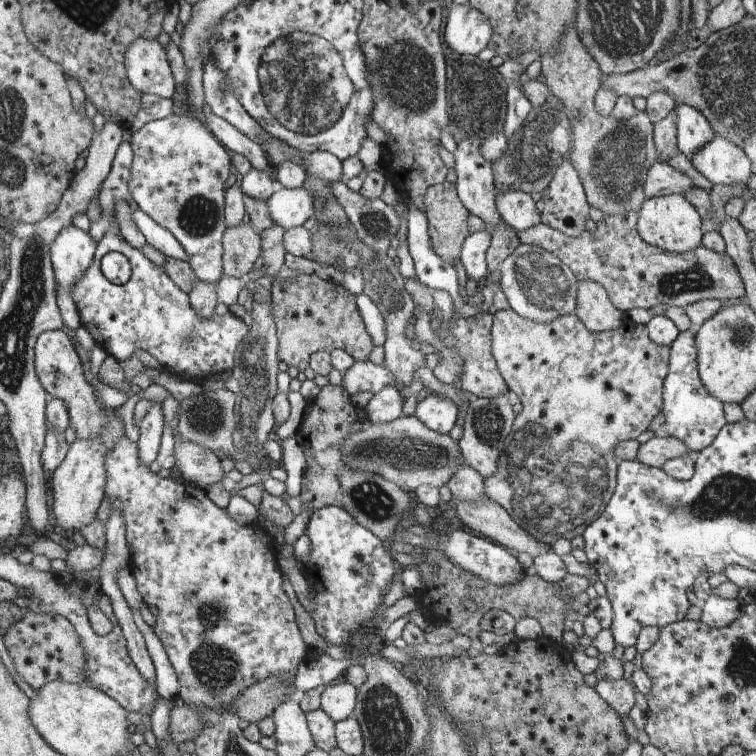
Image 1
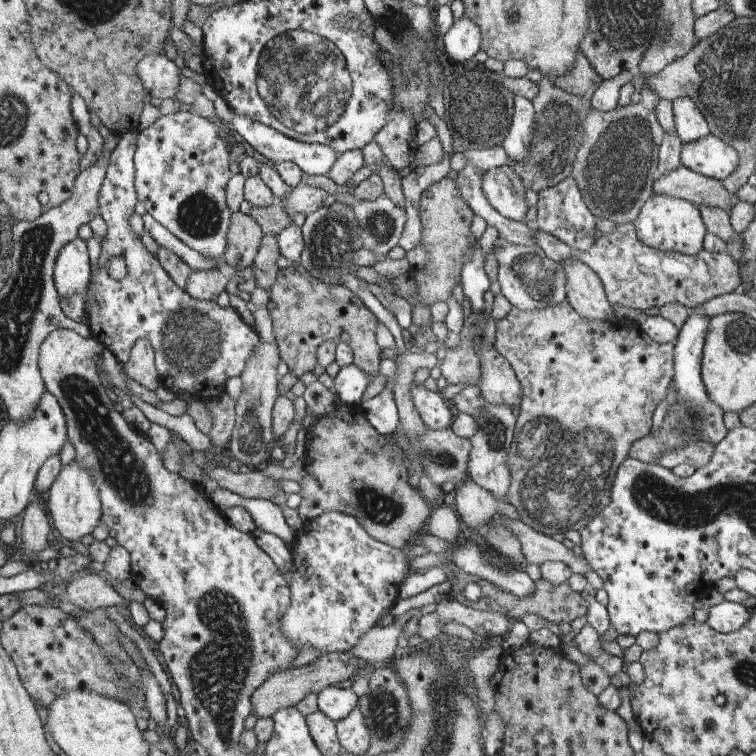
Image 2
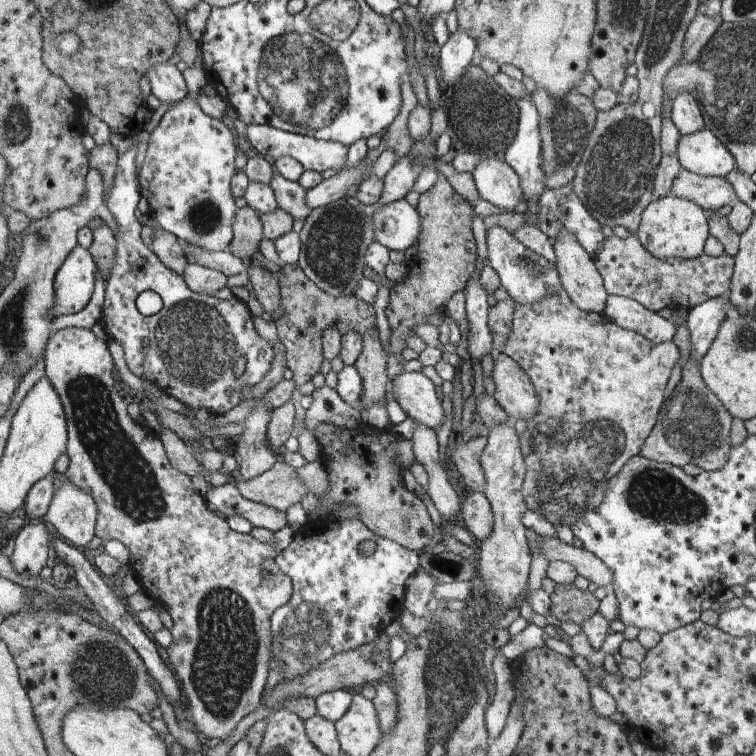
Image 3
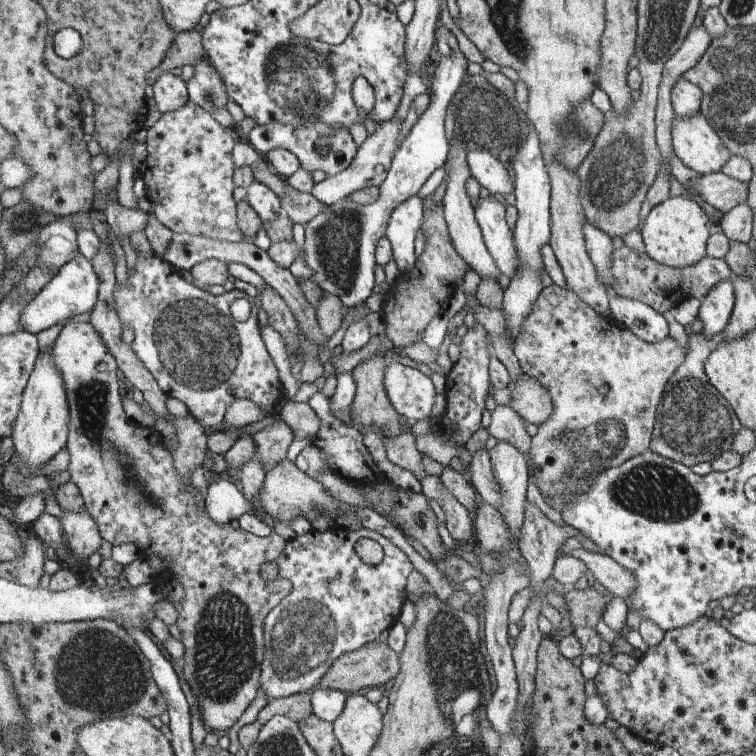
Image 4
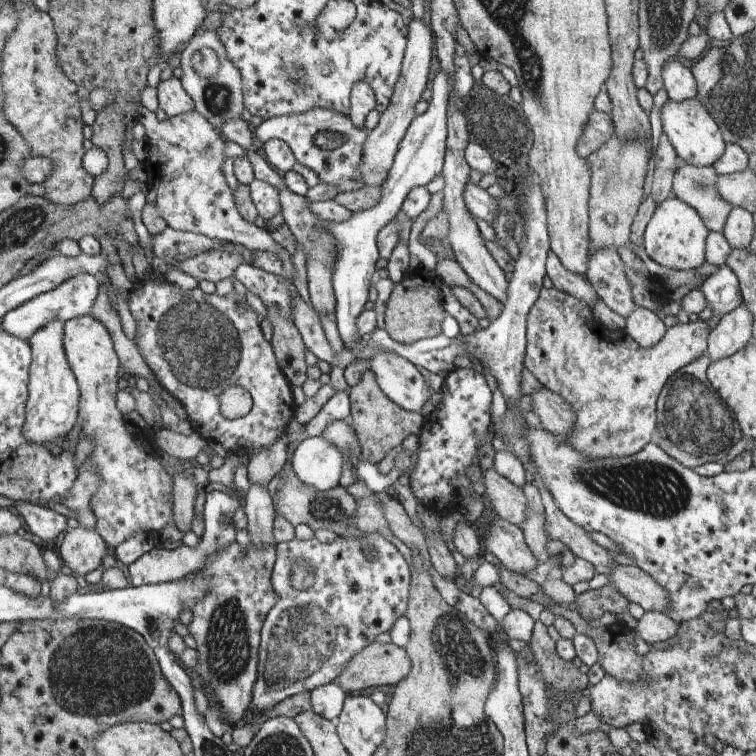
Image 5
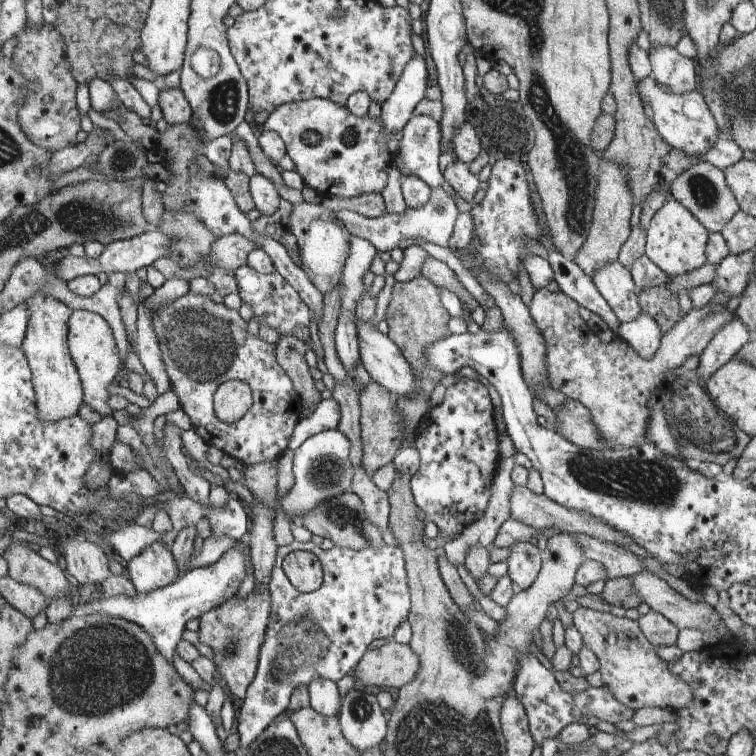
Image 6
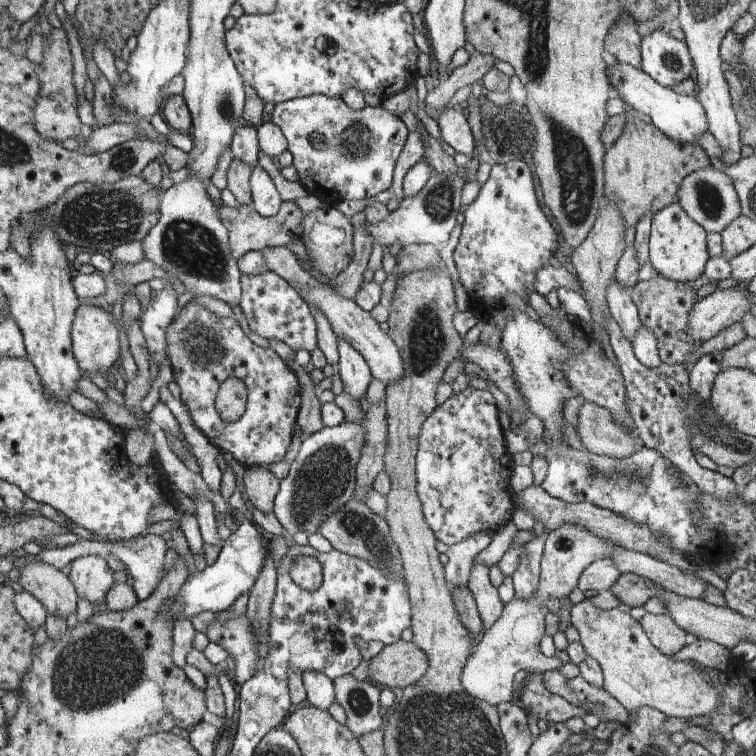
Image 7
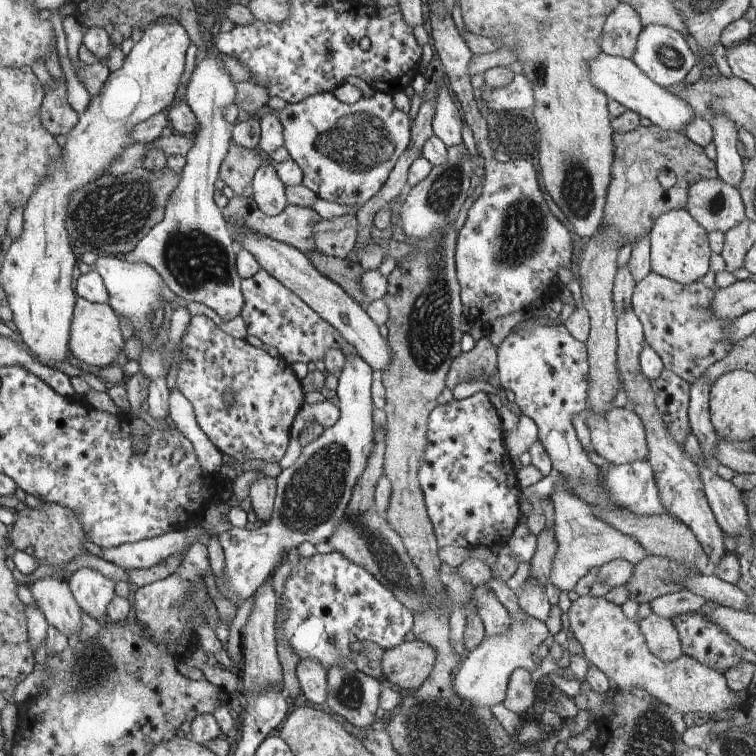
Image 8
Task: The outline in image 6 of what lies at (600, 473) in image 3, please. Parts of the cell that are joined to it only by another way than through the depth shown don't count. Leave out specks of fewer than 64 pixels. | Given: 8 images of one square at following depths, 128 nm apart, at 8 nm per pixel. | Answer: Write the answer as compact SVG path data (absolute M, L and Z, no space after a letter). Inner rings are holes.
M547 289L536 290L529 306L529 314L544 340L549 386L565 394L569 399L580 402L591 412L591 420L601 437L600 442L605 443L606 449L632 449L639 446L638 438L644 438L648 434L653 407L658 402L659 390L663 383L666 383L665 379L672 377L671 371L683 369L683 362L690 356L700 357L710 345L715 333L735 316L724 304L709 303L700 309L694 307L669 332L663 334L658 351L650 359L646 359L626 342L620 344L620 340L615 339L611 342L602 342L580 318L578 303L562 291L554 293Z

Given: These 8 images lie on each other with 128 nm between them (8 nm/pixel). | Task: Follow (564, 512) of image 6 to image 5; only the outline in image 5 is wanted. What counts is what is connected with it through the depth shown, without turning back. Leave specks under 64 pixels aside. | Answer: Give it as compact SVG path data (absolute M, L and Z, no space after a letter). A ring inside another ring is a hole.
M493 469L483 472L486 494L492 504L494 517L521 527L526 522L527 500L523 488L516 488Z

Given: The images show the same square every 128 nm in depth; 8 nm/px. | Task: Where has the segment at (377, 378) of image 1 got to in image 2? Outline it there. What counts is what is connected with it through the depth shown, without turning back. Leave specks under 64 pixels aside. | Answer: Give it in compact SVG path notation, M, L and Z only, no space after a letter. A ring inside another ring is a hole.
M349 365L342 367L334 379L337 398L350 407L357 407L371 383L371 377L358 366Z

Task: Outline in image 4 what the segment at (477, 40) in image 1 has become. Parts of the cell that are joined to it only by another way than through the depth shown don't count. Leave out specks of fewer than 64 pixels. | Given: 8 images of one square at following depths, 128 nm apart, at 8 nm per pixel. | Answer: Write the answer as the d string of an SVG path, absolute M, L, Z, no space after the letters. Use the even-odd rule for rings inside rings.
M460 50L454 51L452 55L442 56L430 82L430 106L399 146L387 178L379 187L379 198L373 204L360 206L352 199L343 199L334 205L328 205L321 214L306 224L304 260L312 271L311 280L322 291L336 296L342 306L355 308L365 304L374 288L374 248L385 237L391 215L408 198L415 197L420 192L435 170L445 167L450 153L444 128L447 107L467 74L468 64L468 58Z

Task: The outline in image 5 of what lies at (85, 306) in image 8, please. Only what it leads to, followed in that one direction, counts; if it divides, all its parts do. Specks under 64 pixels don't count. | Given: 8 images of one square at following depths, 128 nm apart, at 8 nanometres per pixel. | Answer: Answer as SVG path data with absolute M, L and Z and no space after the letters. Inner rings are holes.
M90 314L68 320L63 332L63 348L67 362L79 384L79 415L76 423L82 431L80 439L84 436L94 439L94 448L86 460L88 465L97 469L100 478L98 489L89 503L96 520L95 530L112 550L139 533L155 538L167 524L173 524L174 521L173 500L170 500L169 496L173 492L173 478L162 466L160 458L148 450L150 444L146 440L140 440L126 428L124 416L116 408L118 370L121 370L121 366L118 366L114 340L107 328Z

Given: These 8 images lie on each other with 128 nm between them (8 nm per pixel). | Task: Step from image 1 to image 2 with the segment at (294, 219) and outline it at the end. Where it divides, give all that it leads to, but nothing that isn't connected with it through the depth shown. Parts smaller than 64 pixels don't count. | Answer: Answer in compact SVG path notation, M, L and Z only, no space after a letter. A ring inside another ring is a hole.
M301 183L278 203L292 220L295 214L304 214L308 217L310 214L316 213L325 204L328 197L328 192Z

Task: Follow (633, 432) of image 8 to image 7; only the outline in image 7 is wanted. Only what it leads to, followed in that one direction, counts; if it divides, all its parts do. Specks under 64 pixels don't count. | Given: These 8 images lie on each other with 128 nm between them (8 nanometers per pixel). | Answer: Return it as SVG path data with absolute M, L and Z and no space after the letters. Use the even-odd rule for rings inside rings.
M593 403L582 404L575 429L586 450L596 455L620 459L644 447L636 445L632 431L616 424L608 410Z

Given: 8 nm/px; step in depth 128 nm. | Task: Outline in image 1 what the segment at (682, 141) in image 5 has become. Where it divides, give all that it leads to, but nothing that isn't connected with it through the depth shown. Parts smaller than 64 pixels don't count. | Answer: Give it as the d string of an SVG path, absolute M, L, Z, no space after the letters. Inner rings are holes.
M718 135L689 159L692 166L712 184L740 184L746 187L753 173L751 159L743 147Z

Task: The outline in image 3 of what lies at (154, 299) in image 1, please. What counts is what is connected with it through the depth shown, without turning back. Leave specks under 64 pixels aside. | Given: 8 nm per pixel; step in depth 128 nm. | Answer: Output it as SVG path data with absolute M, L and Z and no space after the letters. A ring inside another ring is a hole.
M131 137L136 143L117 158L116 179L107 192L106 204L117 225L117 242L115 264L105 279L106 297L100 321L109 339L122 345L132 374L146 375L162 392L176 395L192 411L206 408L215 418L242 401L238 396L243 386L254 386L264 378L270 370L272 346L254 330L244 302L235 296L219 300L192 291L184 278L169 270L154 251L144 246L140 238L142 224L134 214L142 192L138 192L136 178L137 138ZM144 290L152 290L162 298L163 306L158 314L142 316L136 309L136 296ZM144 340L150 341L146 350Z

